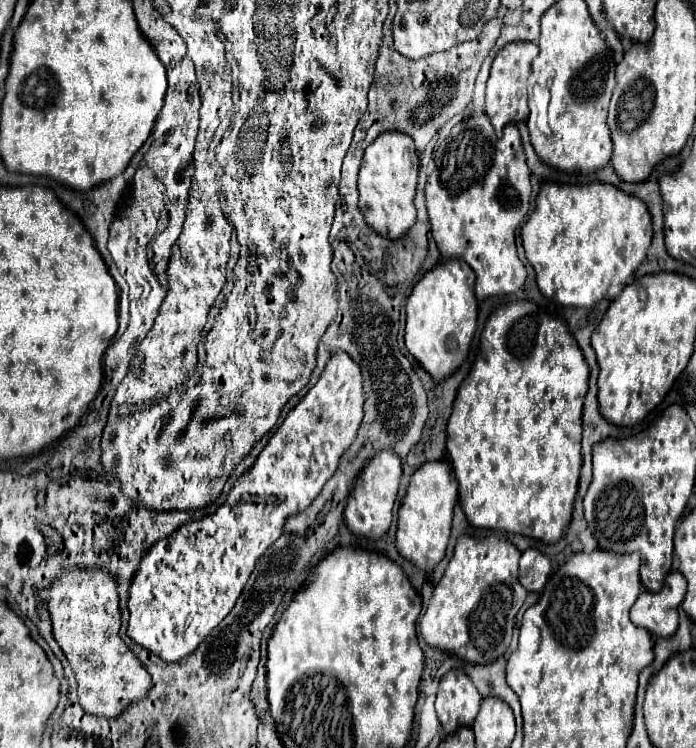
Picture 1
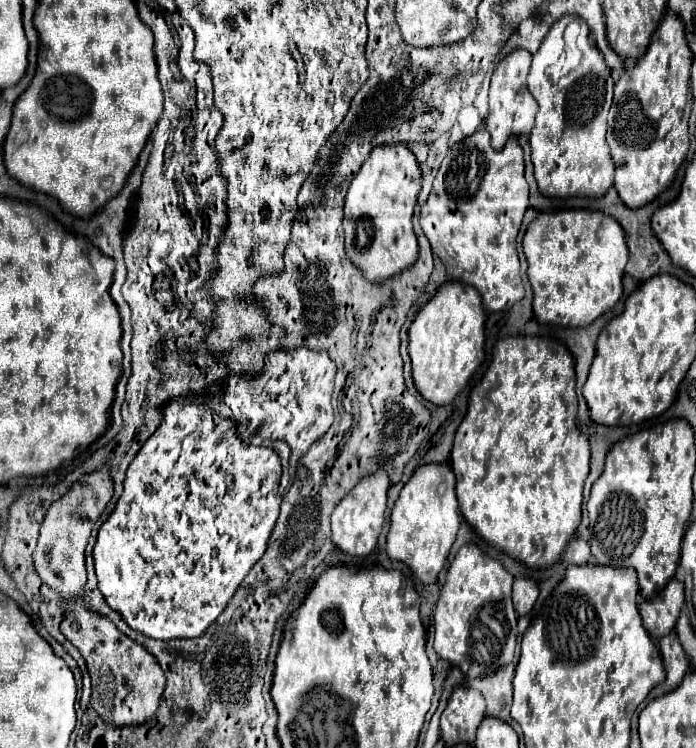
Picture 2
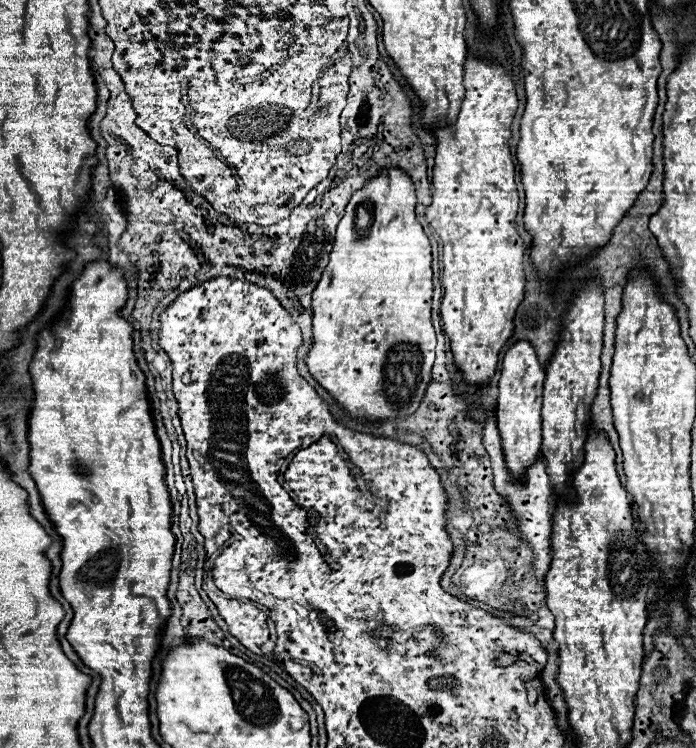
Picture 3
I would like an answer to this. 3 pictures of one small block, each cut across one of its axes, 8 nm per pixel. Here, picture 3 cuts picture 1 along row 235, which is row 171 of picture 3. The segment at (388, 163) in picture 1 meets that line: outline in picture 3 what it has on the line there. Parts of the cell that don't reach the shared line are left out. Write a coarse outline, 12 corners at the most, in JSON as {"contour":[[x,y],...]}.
{"contour":[[400,168],[346,206],[310,374],[354,418],[418,410],[432,254]]}

